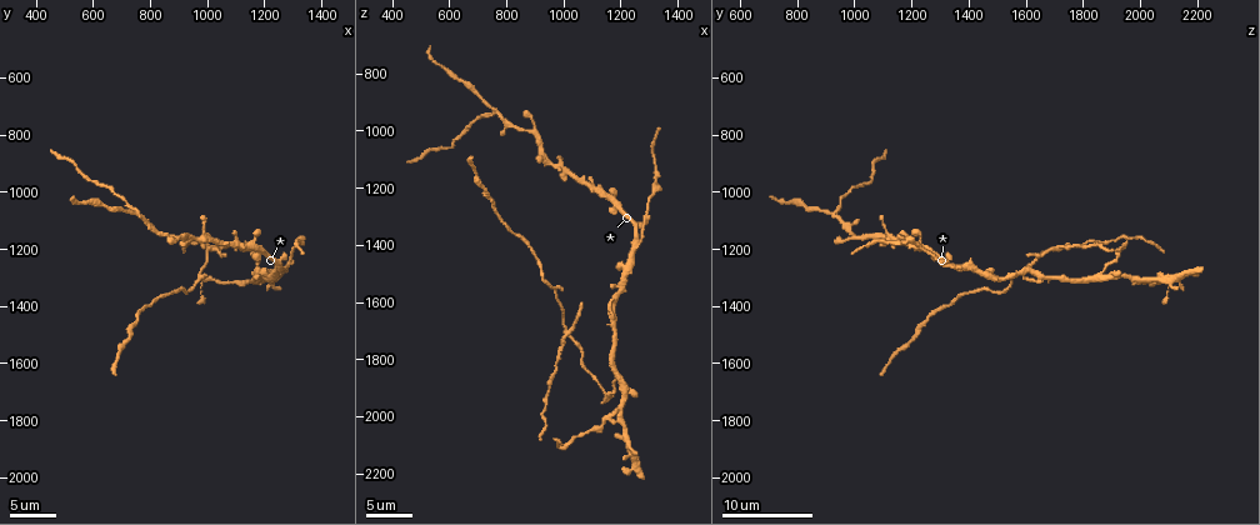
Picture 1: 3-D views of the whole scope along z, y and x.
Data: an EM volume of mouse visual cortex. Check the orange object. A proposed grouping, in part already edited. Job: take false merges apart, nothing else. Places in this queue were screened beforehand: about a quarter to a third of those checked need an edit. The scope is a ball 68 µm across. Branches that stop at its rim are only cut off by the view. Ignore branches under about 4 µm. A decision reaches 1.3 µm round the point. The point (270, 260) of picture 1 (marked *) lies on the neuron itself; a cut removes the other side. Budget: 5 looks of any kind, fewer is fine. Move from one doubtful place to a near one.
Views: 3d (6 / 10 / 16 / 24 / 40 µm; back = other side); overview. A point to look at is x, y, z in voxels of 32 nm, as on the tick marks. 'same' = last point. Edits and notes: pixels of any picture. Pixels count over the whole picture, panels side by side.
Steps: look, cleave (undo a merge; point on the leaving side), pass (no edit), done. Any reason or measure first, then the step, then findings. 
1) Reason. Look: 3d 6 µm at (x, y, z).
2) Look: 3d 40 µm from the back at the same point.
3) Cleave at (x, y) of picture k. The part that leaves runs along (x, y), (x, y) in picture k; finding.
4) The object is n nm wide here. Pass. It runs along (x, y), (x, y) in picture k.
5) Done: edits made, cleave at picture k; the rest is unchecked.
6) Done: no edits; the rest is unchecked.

Three-way junction. Look: 3d 16 µm at (1280, 1270, 1360).

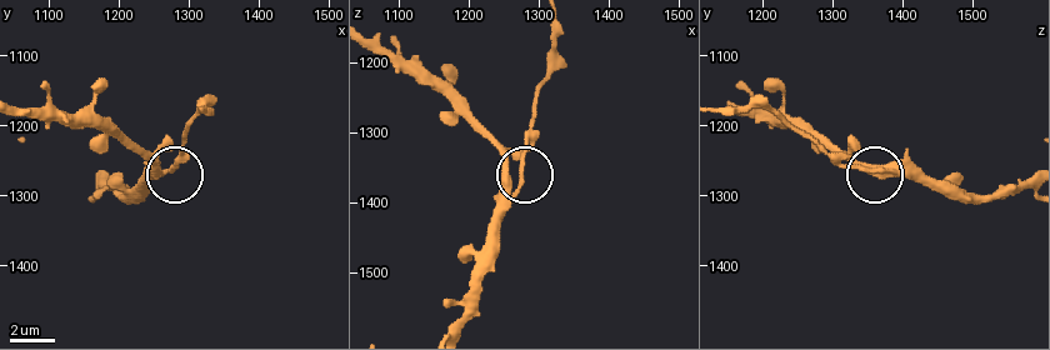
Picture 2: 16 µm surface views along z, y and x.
The side arm is 12 µm long; 3 arms meet here. Cleave at (859, 170) of picture 2. Two neurons meet here.

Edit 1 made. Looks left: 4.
Look: 3d 10 µm at (1190, 1310, 2010).

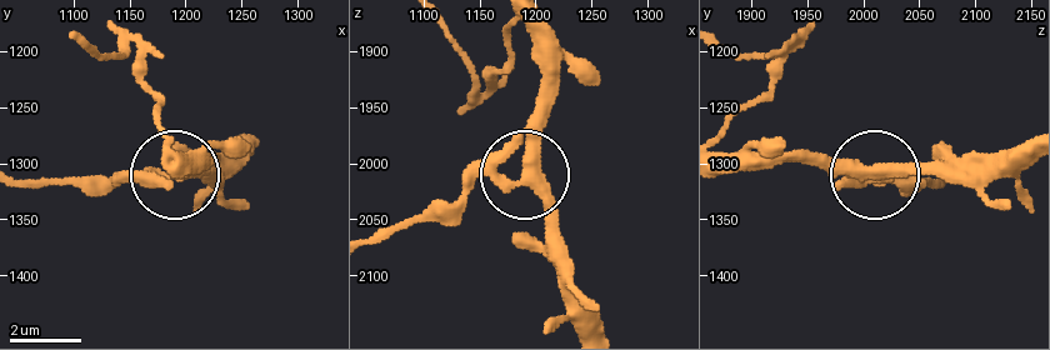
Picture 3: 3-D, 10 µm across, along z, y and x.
Cleave at (105, 181) of picture 3. The part that leaves runs along (135, 175), (23, 184) in picture 3; two neurons meet here.

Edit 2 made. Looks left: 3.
A fork. Look: 3d 6 µm at (1190, 1290, 1860).

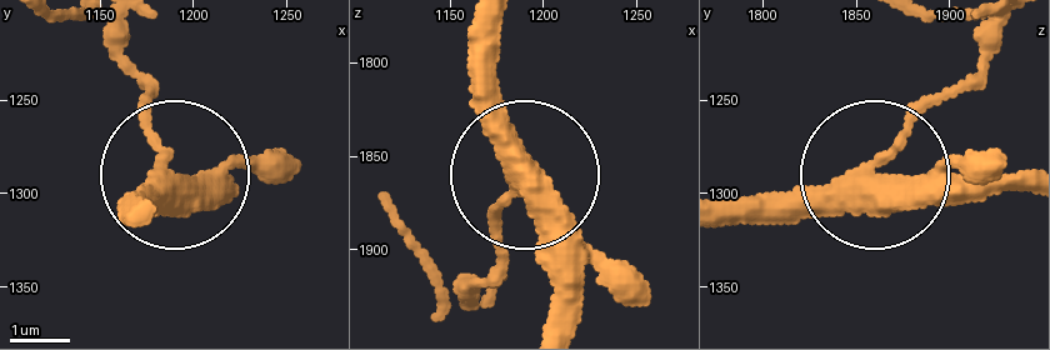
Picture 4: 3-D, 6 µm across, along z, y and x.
The side arm is 13 µm long. Cleave at (156, 89) of picture 4. The part that leaves runs along (510, 196), (490, 271), (465, 286), (405, 226) in picture 4; a second neuron is stuck on.

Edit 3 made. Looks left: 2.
Done: edits made, cleave at picture 2, cleave at picture 3, cleave at picture 4; the rest is unchecked.

